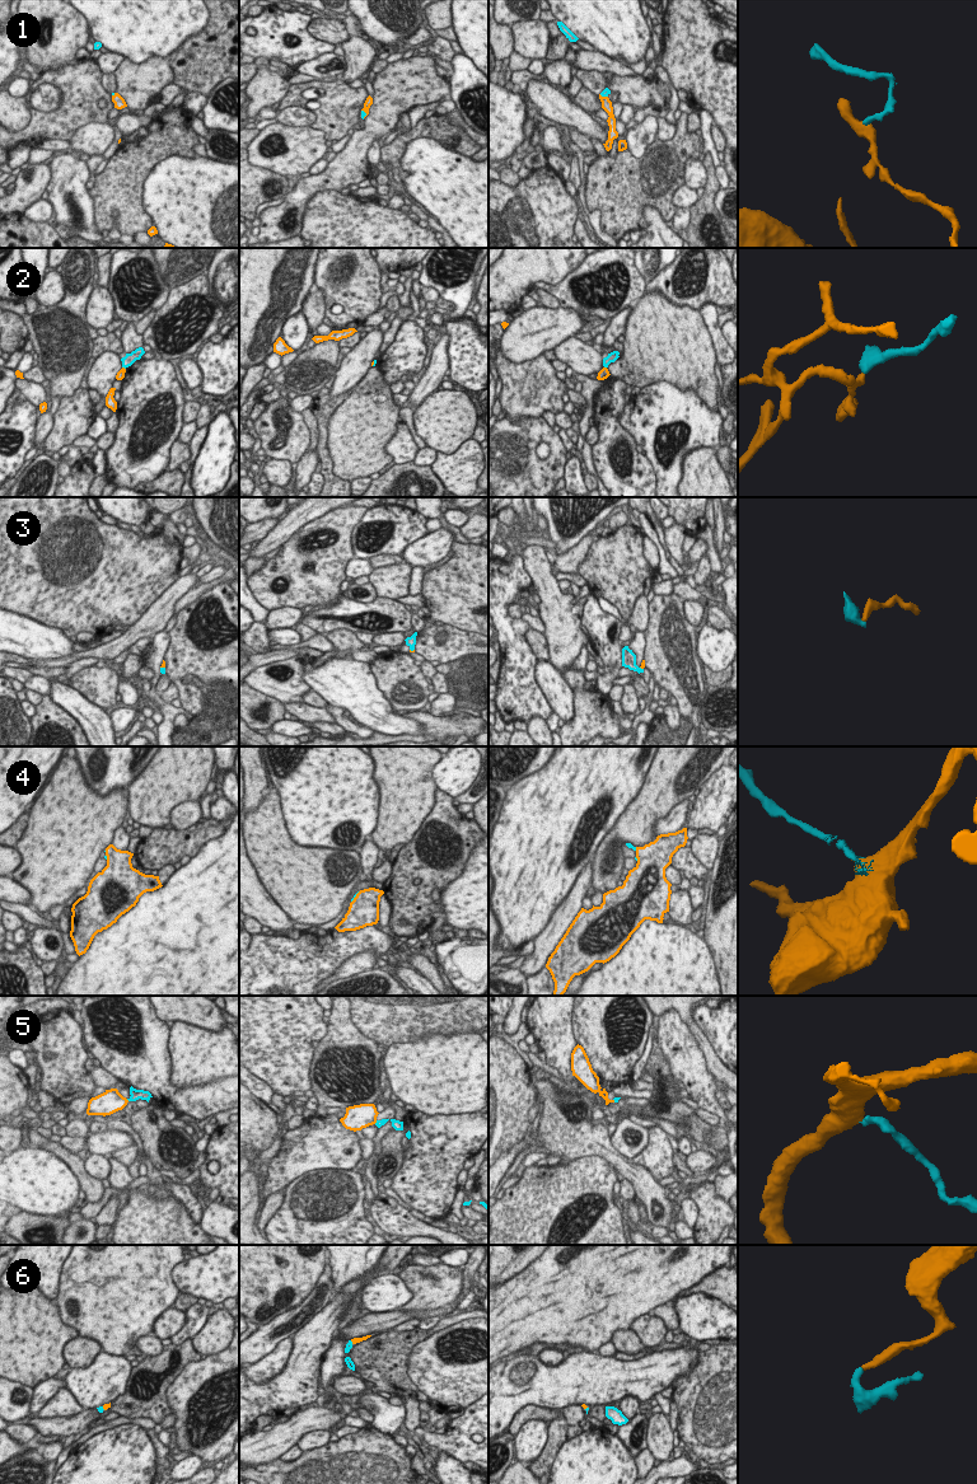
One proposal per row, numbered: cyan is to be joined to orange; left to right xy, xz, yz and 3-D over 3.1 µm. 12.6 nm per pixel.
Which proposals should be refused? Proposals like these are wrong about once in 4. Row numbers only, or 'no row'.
2

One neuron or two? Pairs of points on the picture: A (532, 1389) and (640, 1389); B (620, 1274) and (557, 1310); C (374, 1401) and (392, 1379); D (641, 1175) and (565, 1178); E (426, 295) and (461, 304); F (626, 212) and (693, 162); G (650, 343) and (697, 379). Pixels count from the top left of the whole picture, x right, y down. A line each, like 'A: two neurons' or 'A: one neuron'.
A: one neuron
B: one neuron
C: two neurons
D: two neurons
E: two neurons
F: two neurons
G: one neuron

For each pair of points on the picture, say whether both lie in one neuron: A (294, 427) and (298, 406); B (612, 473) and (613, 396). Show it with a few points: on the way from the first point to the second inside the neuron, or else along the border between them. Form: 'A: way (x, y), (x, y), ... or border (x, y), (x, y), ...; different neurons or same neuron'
A: border (286, 399), (286, 405), (299, 413); different neurons
B: way (608, 454), (609, 415); same neuron

